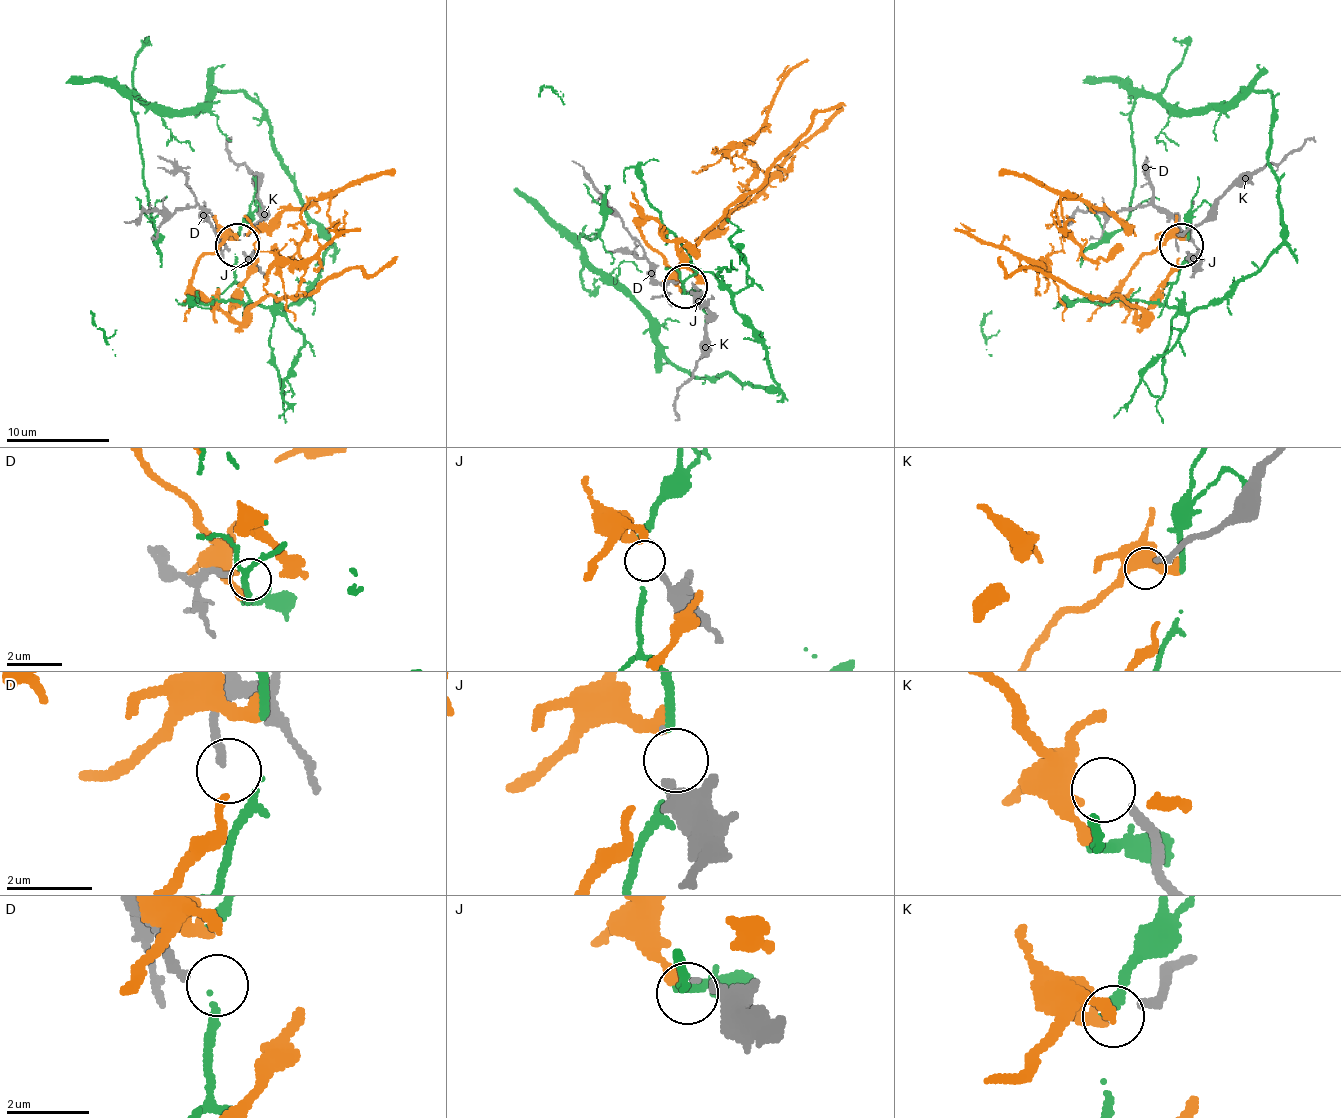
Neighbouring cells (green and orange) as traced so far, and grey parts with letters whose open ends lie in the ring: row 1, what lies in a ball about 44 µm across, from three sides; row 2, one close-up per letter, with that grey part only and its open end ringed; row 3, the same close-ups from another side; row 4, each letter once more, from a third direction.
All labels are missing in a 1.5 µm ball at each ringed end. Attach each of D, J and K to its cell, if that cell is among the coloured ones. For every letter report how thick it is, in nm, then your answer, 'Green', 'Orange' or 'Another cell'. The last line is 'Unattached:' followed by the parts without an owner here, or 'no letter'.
D: Thickness 200 nm. Another cell
J: Thickness 40 nm. Orange
K: Thickness 200 nm. Another cell
Unattached: D, K

